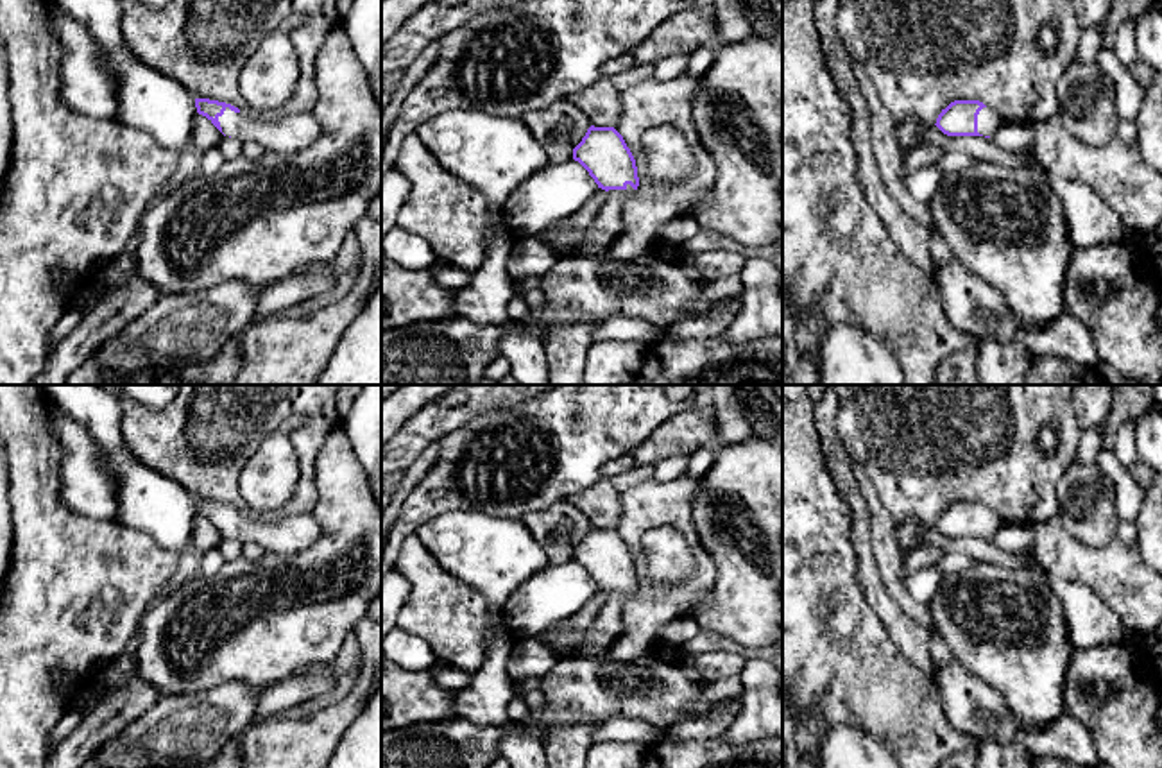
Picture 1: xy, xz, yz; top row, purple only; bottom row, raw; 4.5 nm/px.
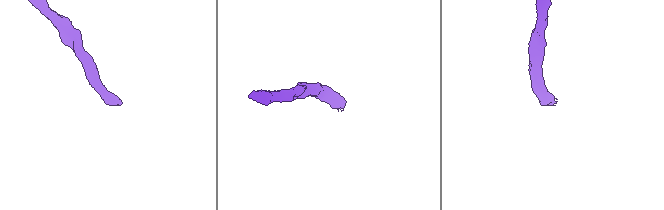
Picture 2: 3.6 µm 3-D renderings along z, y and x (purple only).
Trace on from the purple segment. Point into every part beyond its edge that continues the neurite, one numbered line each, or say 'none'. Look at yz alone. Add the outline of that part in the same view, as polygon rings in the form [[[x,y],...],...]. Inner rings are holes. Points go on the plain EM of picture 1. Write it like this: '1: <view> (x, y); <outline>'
1: yz (989, 523); [[[983,508],[978,516],[978,533],[983,537],[992,537],[1001,525],[1003,521],[990,508]]]

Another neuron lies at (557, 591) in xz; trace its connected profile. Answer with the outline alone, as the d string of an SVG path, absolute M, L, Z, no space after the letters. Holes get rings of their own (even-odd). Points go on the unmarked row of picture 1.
M578 562L548 564L510 593L501 621L510 639L539 637L577 614L596 591Z

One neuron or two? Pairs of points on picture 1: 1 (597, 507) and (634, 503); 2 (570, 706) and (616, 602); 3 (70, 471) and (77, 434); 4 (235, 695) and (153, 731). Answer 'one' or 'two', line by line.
1: two
2: two
3: one
4: one

